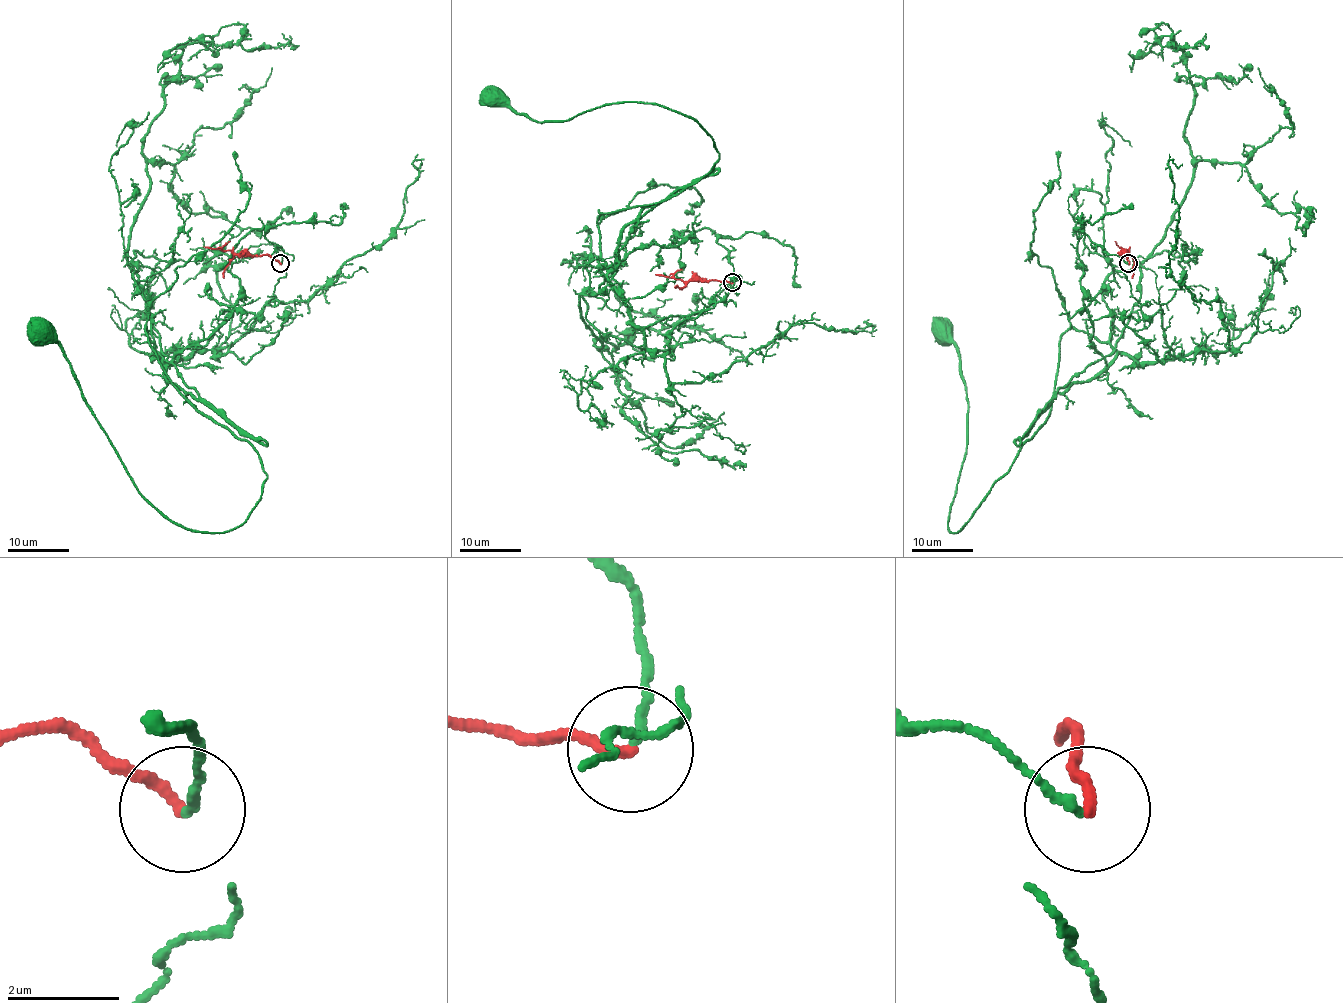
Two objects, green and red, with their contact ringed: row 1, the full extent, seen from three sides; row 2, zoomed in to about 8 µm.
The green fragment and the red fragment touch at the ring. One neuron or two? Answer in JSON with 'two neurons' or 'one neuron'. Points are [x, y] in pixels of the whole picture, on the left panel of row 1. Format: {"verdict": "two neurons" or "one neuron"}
{"verdict": "two neurons"}

